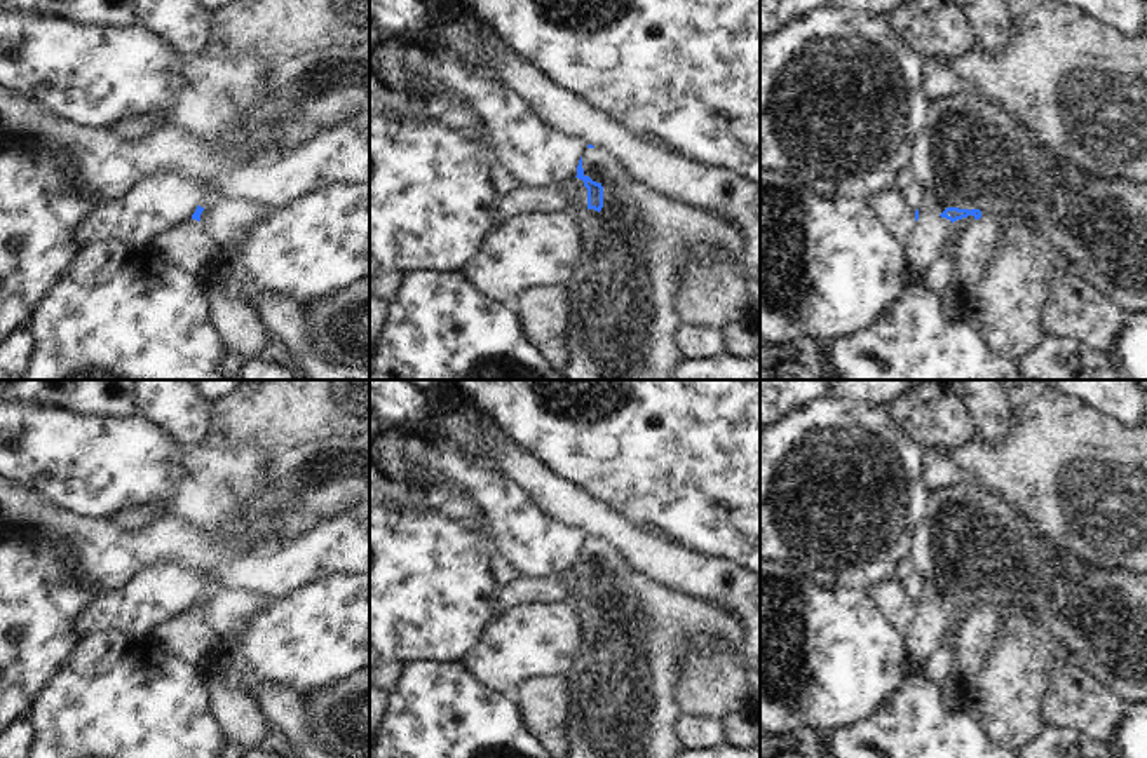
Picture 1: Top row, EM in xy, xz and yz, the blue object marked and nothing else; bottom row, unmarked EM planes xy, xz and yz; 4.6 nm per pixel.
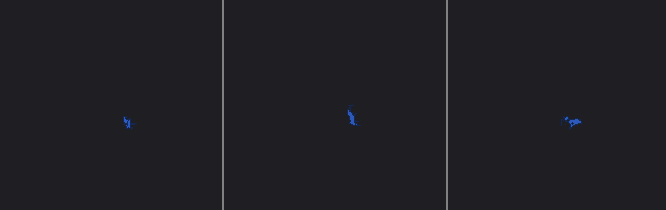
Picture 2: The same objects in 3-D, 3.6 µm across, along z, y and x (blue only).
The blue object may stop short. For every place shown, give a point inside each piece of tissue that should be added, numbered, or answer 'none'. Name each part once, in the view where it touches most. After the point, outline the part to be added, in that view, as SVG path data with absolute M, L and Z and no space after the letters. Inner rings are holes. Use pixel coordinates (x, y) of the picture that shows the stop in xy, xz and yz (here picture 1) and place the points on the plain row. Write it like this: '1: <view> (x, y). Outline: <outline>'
1: xz (623, 683). Outline: M587 538L582 545L584 566L603 577L603 598L587 598L584 572L572 566L558 575L579 620L579 646L563 678L568 683L568 728L565 758L676 758L683 746L676 723L683 711L678 704L678 683L683 662L699 638L737 634L739 620L716 603L694 598L636 572L612 544Z

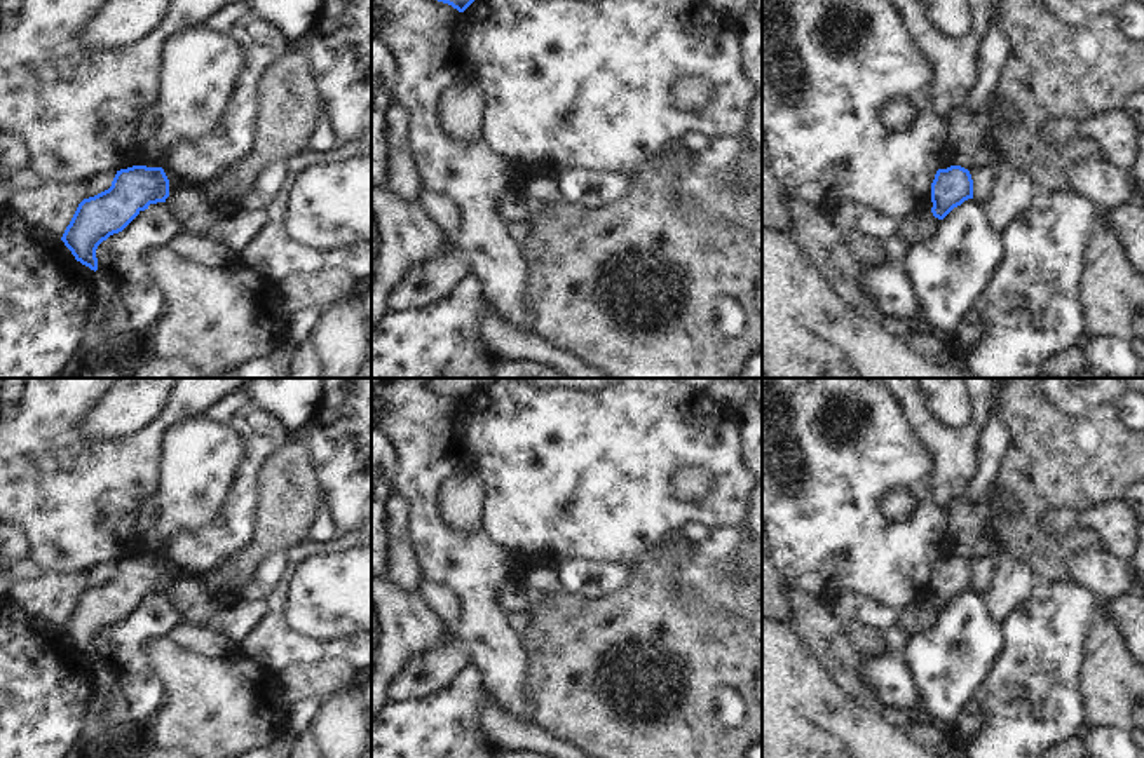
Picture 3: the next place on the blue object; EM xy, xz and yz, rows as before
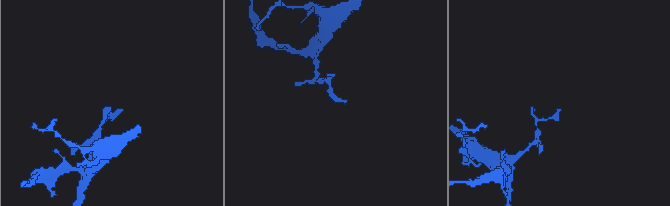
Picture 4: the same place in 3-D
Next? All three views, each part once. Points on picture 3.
none

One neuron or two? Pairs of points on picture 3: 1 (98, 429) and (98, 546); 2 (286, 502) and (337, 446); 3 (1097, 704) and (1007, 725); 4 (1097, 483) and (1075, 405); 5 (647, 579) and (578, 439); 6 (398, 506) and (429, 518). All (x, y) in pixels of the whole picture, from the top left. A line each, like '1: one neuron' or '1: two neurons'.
1: two neurons
2: two neurons
3: two neurons
4: two neurons
5: two neurons
6: two neurons

